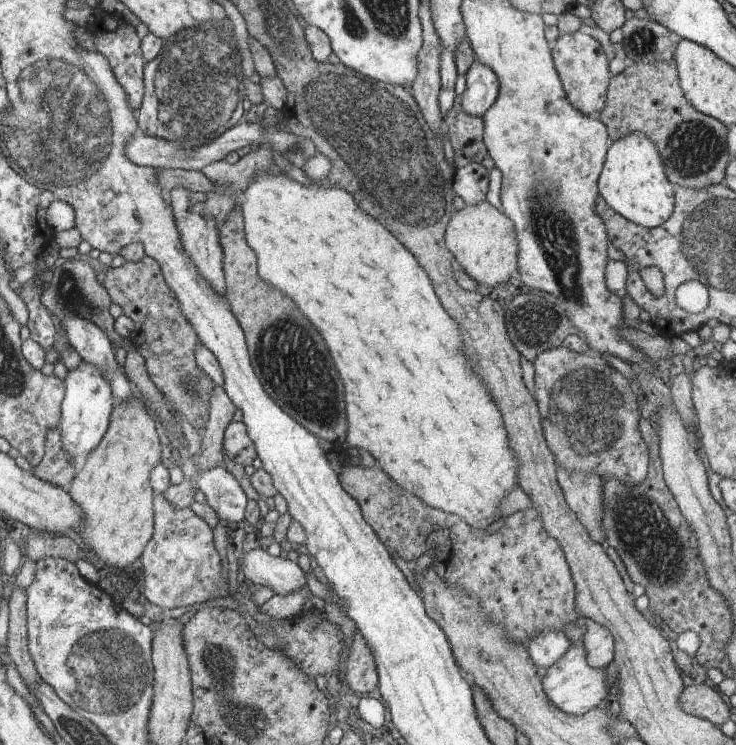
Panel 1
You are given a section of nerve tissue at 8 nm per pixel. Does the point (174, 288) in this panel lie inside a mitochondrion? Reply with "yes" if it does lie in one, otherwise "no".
no

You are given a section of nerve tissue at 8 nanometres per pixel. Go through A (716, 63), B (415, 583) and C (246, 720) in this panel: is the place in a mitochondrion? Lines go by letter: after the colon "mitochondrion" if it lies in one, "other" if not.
A: other
B: other
C: mitochondrion

